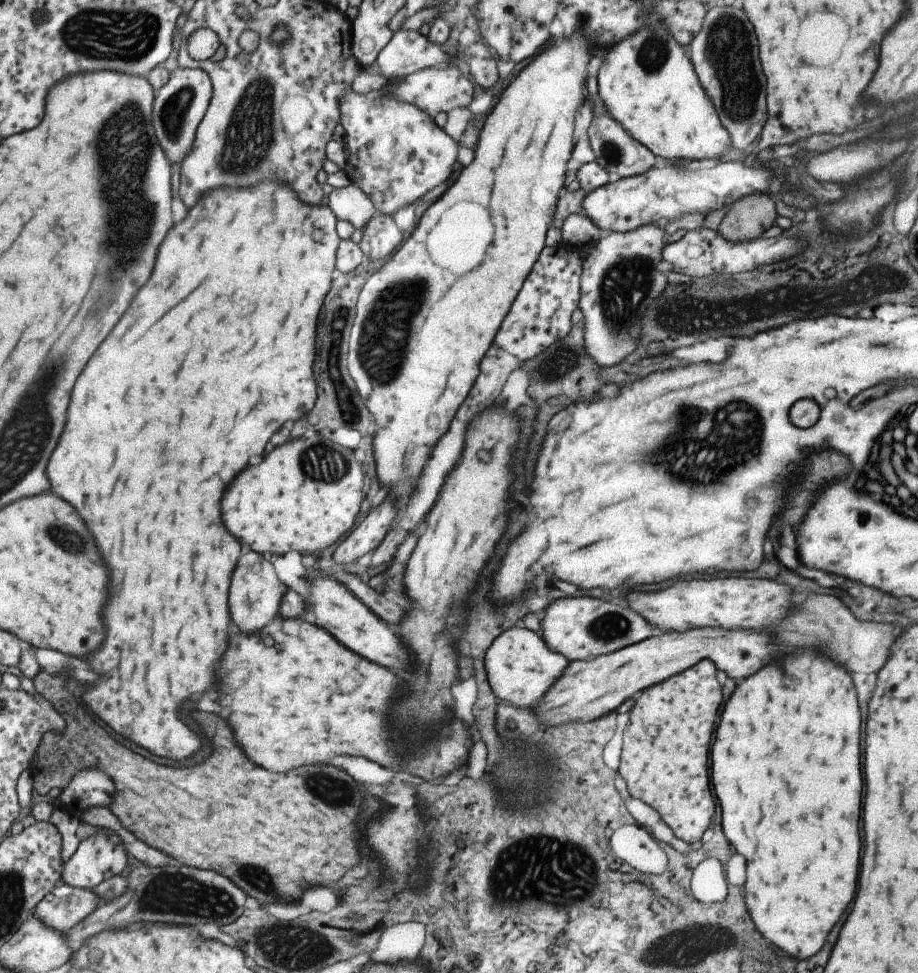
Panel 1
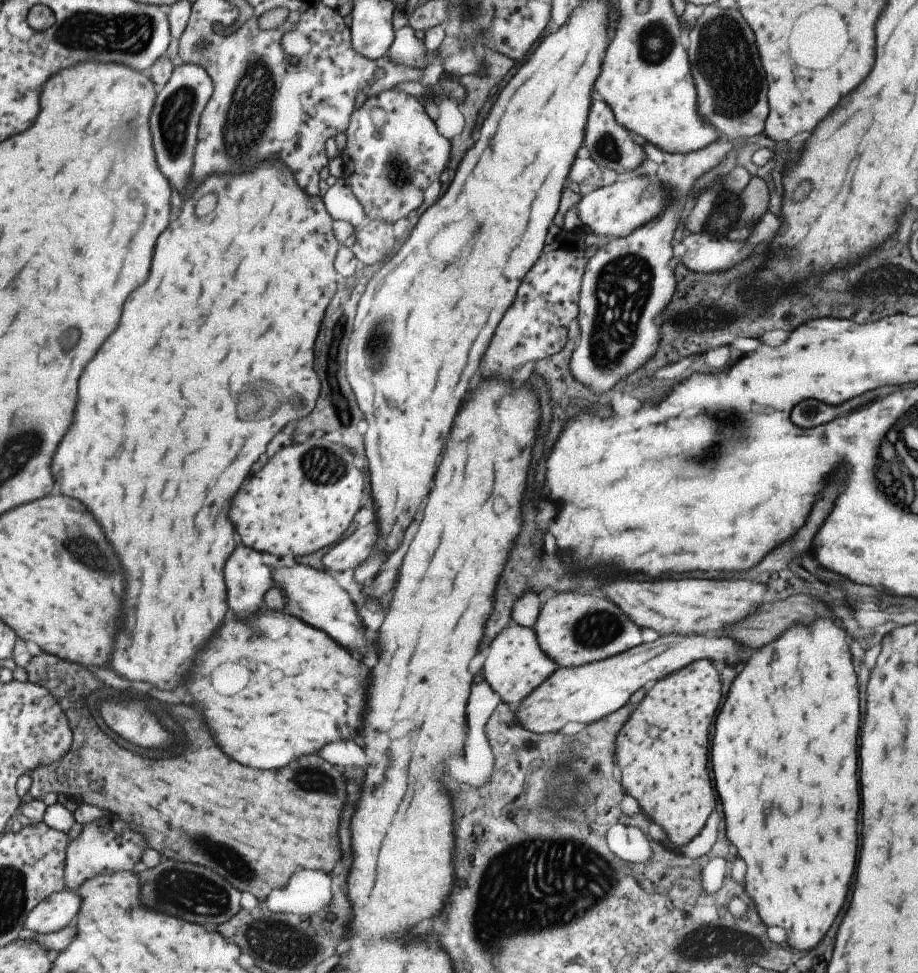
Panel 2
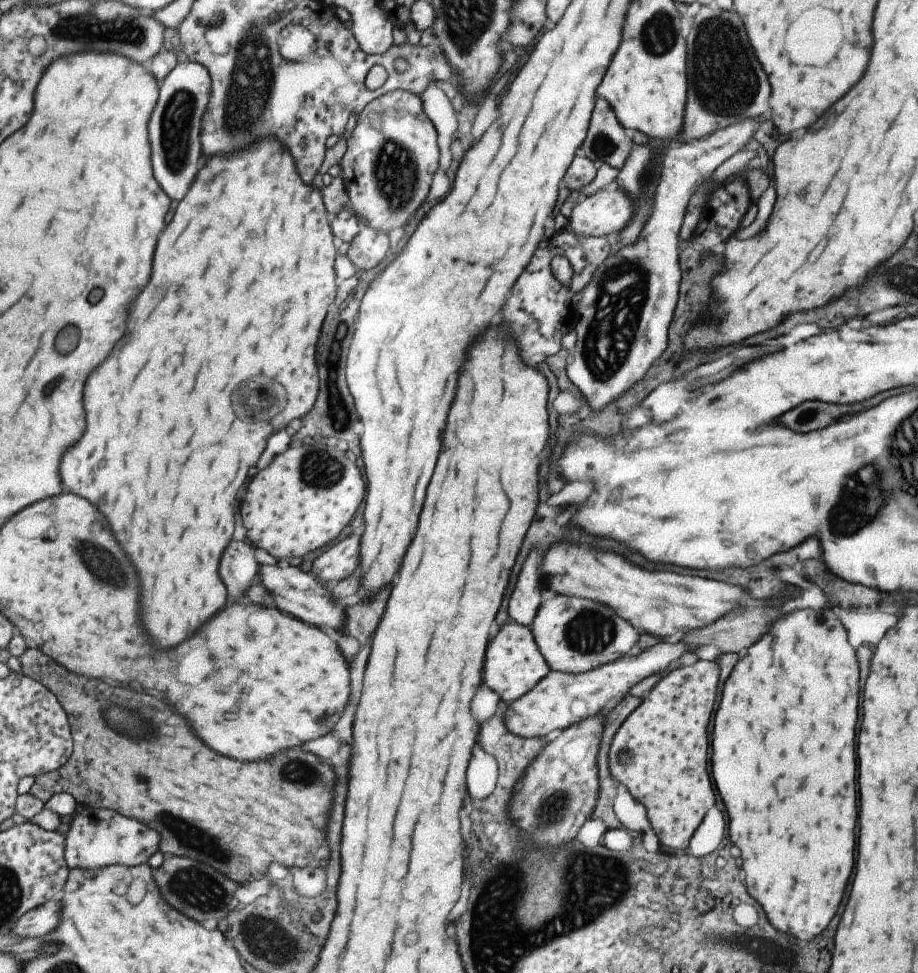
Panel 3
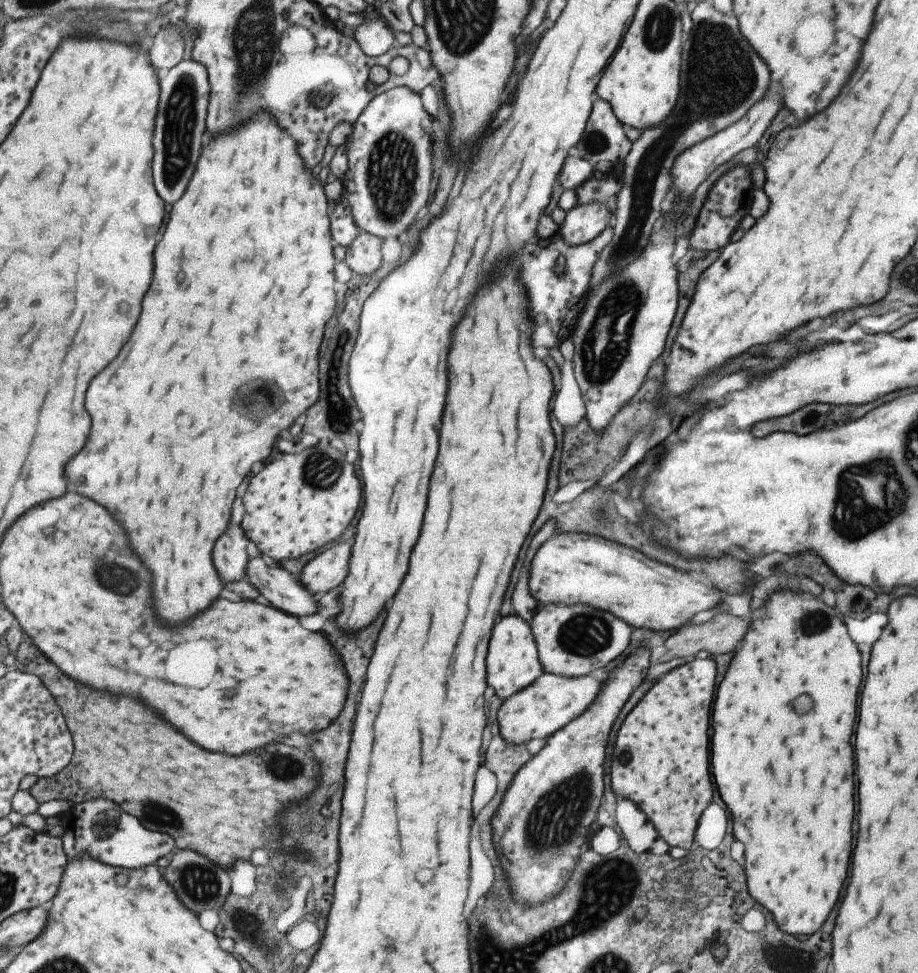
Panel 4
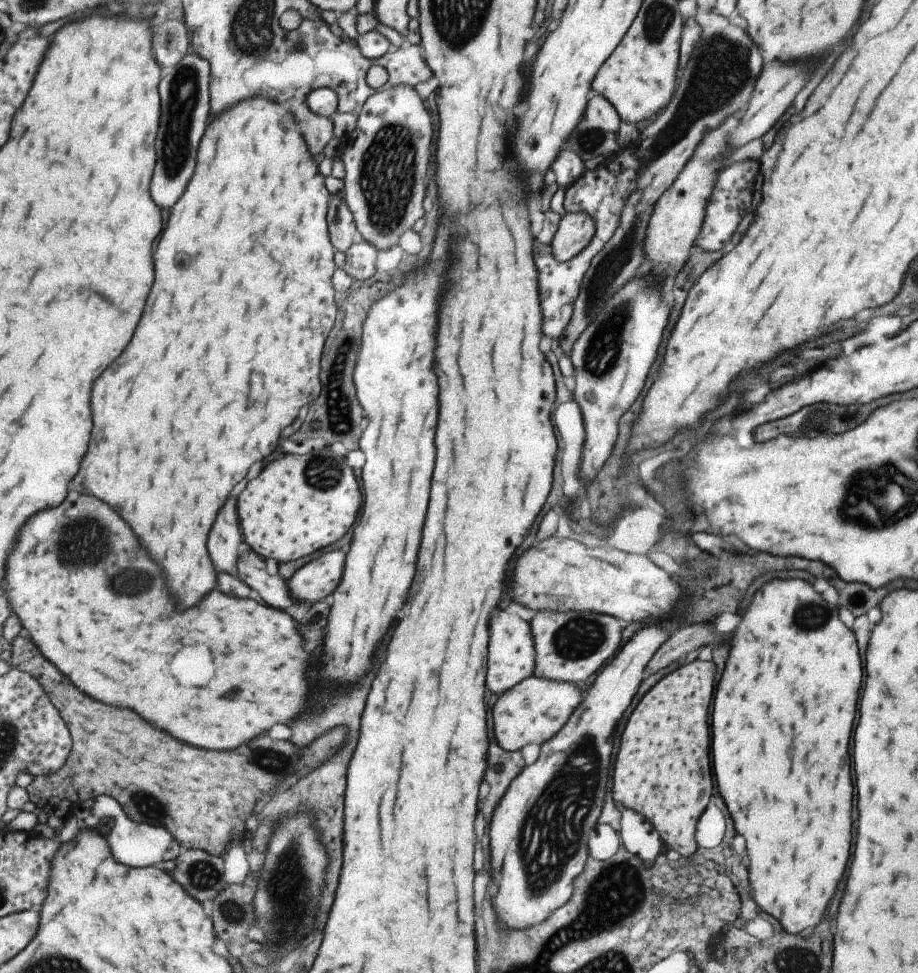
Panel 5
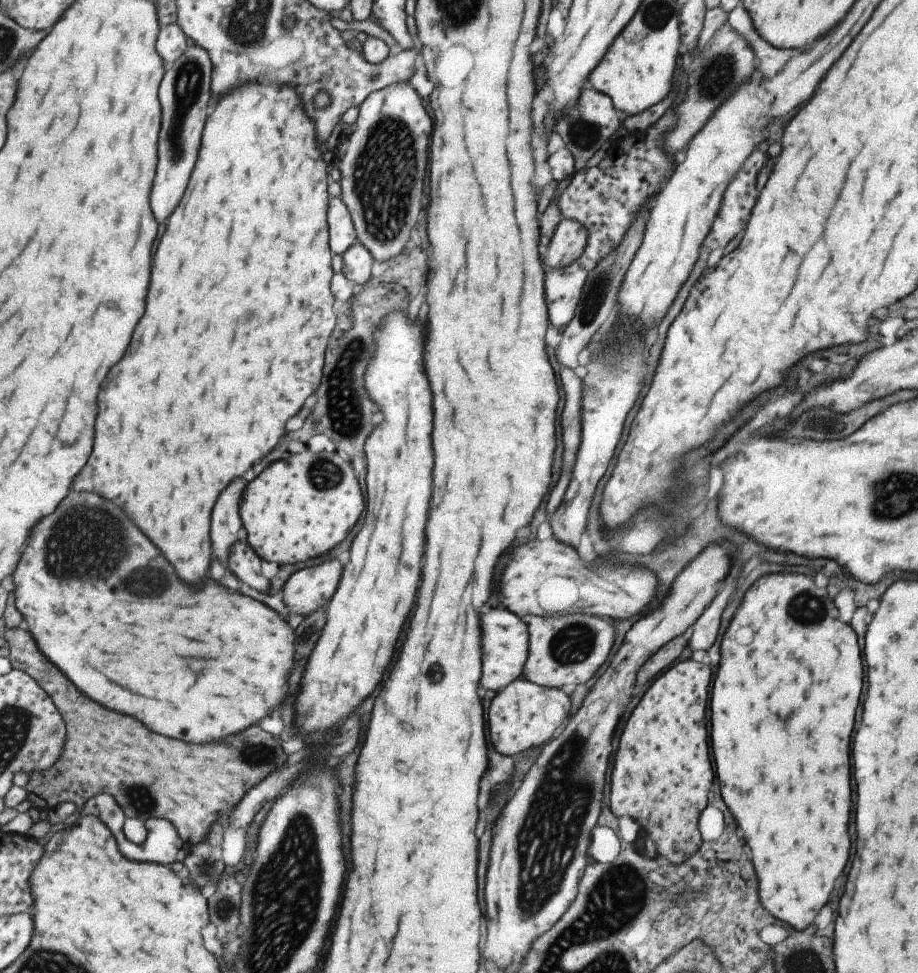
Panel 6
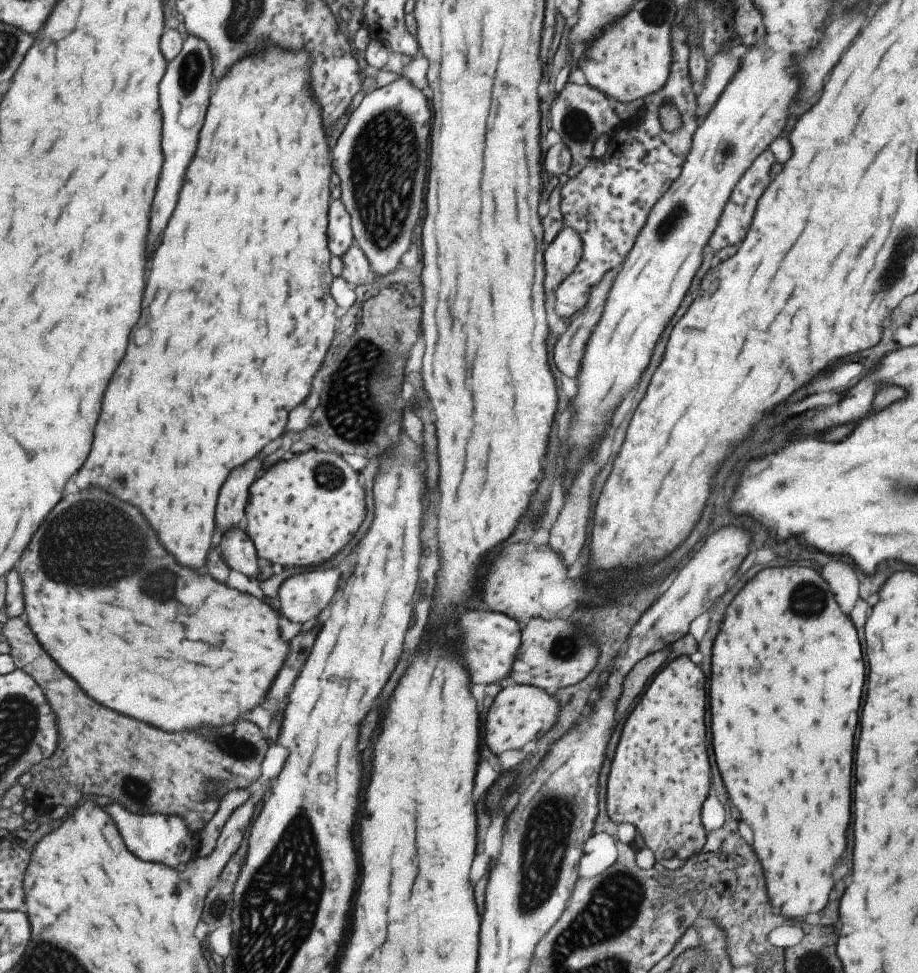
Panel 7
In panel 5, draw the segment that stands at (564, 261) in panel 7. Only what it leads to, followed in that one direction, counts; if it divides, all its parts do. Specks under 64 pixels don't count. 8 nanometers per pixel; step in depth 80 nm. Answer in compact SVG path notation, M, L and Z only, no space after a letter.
M565 213L560 217L551 239L551 254L557 263L568 261L588 245L593 236L592 218L582 213Z

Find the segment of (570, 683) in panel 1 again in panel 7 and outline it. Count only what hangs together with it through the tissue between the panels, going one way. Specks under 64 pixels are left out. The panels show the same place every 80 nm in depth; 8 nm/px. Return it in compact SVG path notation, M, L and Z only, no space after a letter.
M509 684L497 692L493 704L485 716L485 744L493 754L507 750L519 750L525 742L535 740L539 734L547 732L557 716L556 700L545 691L520 684Z

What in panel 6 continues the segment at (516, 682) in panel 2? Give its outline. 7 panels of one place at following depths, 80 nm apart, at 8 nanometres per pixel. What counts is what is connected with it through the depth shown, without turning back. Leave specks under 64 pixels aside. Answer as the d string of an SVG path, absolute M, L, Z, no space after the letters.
M491 608L483 612L483 616L479 616L479 626L481 626L481 652L483 652L479 684L483 688L497 692L512 680L522 676L528 649L527 627L518 616L501 608Z

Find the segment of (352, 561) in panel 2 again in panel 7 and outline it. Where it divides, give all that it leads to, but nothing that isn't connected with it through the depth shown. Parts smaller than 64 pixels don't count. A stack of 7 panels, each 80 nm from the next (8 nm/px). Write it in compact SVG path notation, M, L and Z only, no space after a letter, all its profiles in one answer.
M337 568L328 570L309 570L286 578L277 589L275 600L278 602L278 612L292 623L307 623L315 620L316 616L332 602L338 590L340 572Z

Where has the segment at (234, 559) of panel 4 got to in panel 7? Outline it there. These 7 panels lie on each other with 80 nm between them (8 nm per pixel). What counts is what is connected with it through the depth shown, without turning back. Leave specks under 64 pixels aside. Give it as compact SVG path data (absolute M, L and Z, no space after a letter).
M257 454L243 466L233 468L231 474L227 476L227 482L219 490L215 508L215 522L221 526L221 530L227 530L241 522L247 504L247 490L251 482L257 478L261 466L263 466L263 454Z

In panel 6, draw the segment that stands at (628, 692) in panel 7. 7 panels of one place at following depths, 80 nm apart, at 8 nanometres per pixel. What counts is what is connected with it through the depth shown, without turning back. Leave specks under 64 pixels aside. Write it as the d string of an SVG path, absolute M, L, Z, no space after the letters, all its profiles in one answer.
M679 635L667 641L658 648L639 668L634 678L633 693L637 693L641 686L649 684L652 676L663 672L671 666L671 662L679 656L680 650L687 644L688 636Z

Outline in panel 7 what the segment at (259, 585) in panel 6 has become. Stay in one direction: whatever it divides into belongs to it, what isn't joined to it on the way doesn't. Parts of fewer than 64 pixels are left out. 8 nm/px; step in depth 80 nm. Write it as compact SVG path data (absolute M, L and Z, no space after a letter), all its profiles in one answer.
M233 528L227 530L223 540L219 542L221 546L221 554L226 565L248 579L253 578L258 571L257 555L251 542L251 539L246 535L246 532L241 528Z

